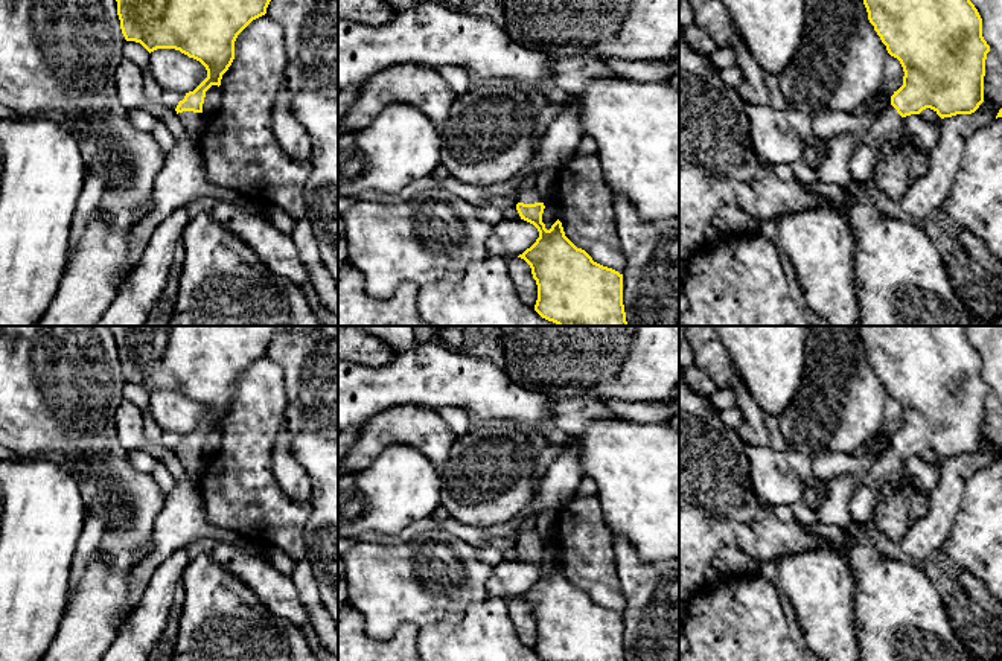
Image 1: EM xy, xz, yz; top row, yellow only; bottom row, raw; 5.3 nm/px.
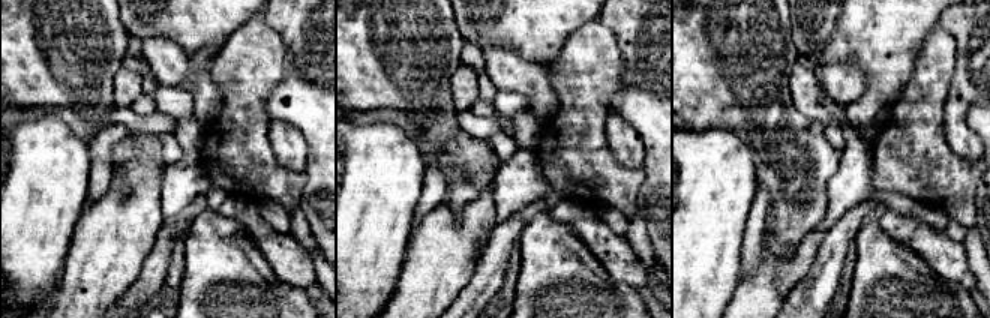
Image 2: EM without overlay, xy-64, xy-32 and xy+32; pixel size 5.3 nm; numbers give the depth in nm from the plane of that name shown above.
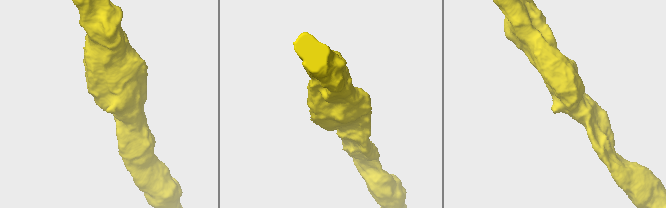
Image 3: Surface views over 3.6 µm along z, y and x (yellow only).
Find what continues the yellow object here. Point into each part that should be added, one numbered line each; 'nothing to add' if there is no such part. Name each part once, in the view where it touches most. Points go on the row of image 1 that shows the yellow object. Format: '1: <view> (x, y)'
1: xy (192, 122)

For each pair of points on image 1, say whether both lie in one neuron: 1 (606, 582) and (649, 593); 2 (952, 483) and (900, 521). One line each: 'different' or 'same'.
1: different
2: different

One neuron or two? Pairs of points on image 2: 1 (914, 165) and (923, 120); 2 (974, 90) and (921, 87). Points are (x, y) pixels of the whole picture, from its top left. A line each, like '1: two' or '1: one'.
1: one
2: two

